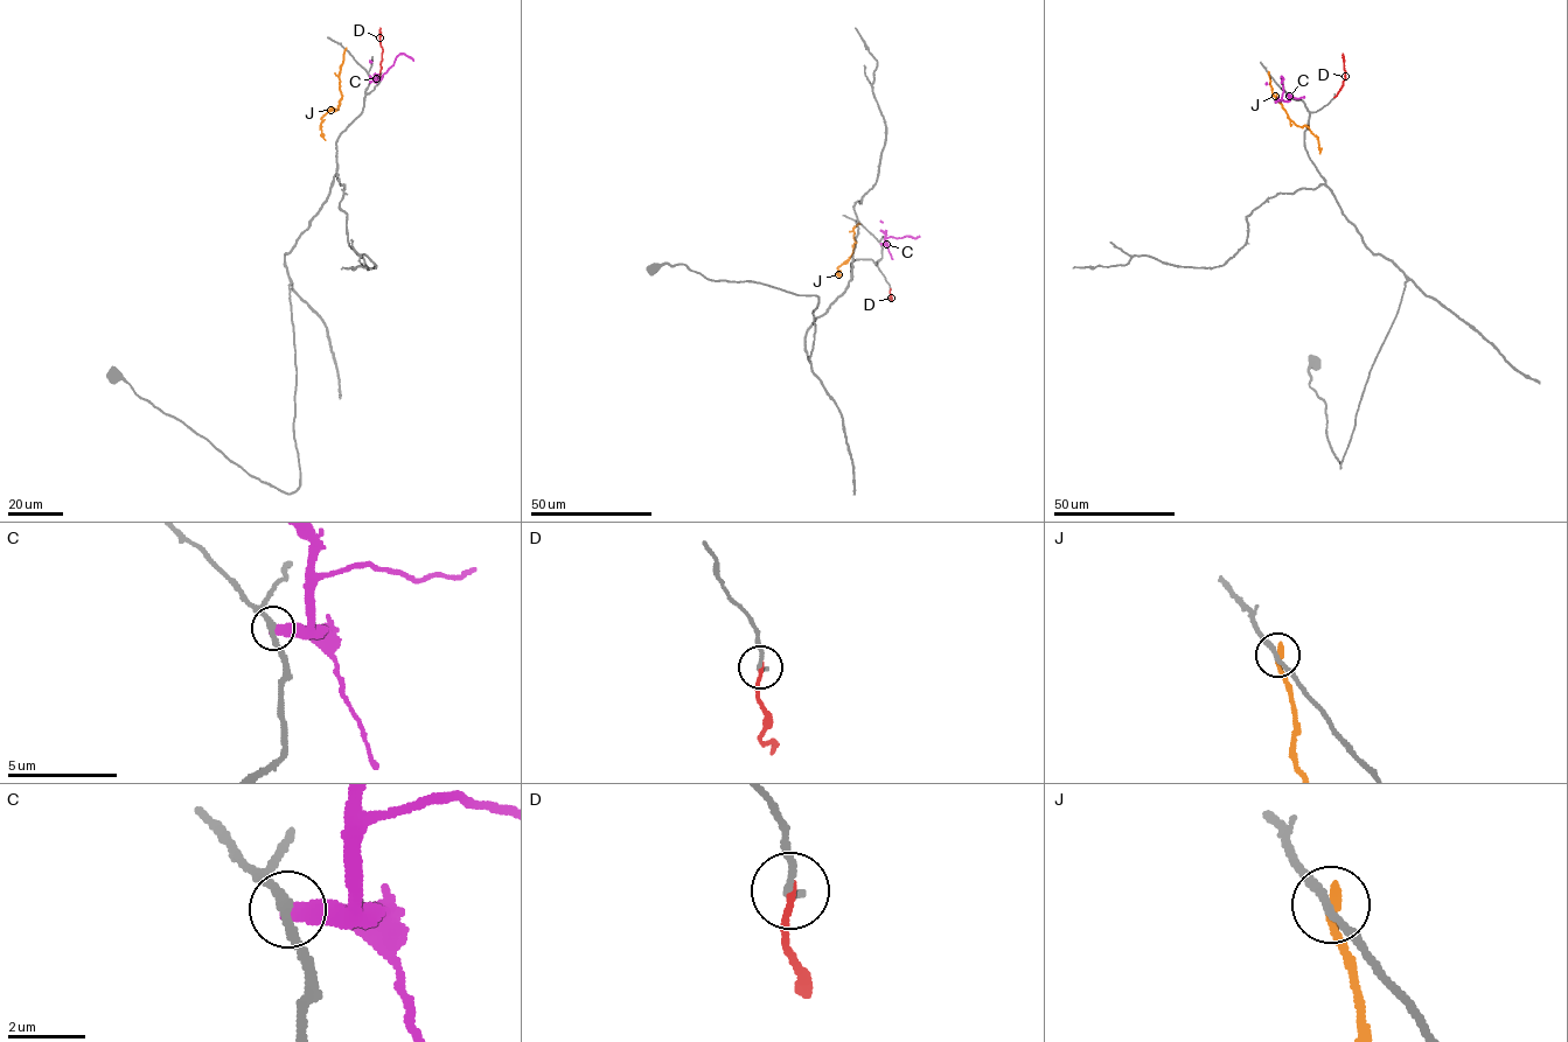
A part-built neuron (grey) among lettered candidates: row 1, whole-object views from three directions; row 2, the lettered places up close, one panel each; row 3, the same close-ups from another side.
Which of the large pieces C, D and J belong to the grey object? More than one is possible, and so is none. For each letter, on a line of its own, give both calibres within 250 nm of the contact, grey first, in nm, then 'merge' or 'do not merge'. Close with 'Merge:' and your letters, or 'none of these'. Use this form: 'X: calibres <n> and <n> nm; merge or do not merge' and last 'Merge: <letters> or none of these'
C: calibres 240 and 550 nm; do not merge
D: calibres 150 and 190 nm; do not merge
J: calibres 200 and 280 nm; do not merge
Merge: none of these

